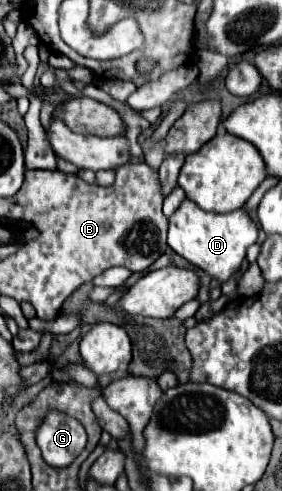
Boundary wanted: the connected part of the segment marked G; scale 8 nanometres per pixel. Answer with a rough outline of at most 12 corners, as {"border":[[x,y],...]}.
{"border":[[49,409],[35,441],[51,467],[85,449],[75,417]]}

